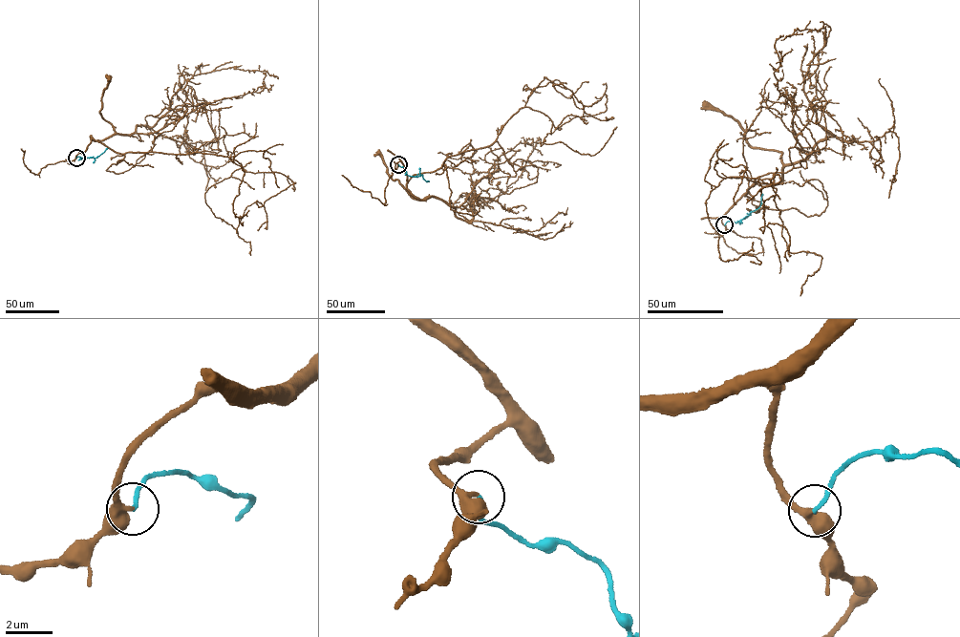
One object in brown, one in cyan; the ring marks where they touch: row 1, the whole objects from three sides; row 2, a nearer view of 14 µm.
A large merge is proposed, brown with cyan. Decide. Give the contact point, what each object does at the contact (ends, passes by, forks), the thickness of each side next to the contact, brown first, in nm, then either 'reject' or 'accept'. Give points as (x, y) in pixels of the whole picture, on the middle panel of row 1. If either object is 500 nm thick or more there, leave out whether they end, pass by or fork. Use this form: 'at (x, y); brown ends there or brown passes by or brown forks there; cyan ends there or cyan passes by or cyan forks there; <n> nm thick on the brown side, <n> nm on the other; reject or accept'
at (398, 164); brown passes by; cyan ends there; 360 nm thick on the brown side, 160 nm on the other; accept

